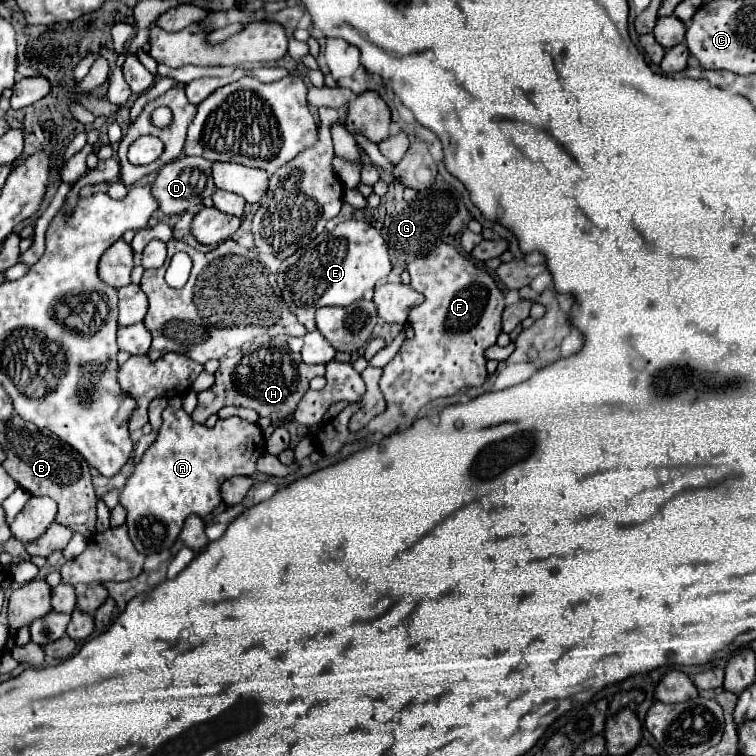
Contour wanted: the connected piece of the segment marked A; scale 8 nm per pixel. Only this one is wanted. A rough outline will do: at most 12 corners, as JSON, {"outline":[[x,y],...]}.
{"outline":[[170,399],[120,493],[134,547],[170,549],[188,515],[254,475],[258,425],[212,429]]}

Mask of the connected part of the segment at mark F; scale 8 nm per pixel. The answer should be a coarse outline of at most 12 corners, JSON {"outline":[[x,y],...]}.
{"outline":[[448,243],[410,261],[426,297],[384,367],[390,435],[480,387],[504,293]]}

